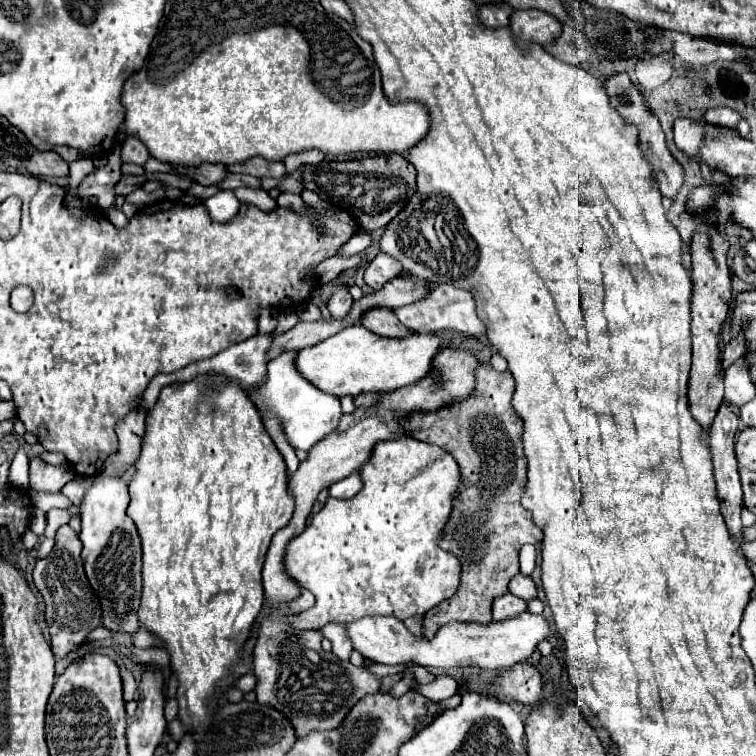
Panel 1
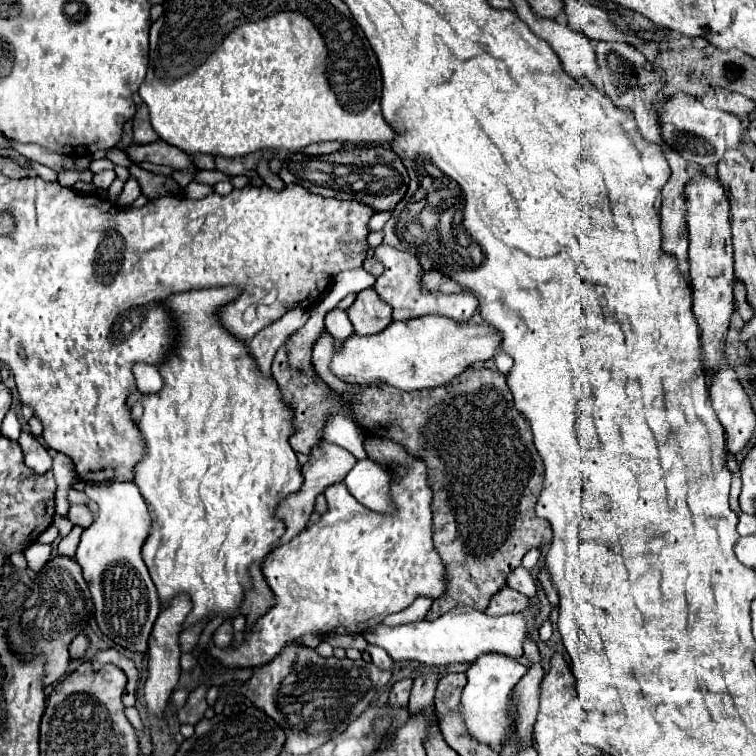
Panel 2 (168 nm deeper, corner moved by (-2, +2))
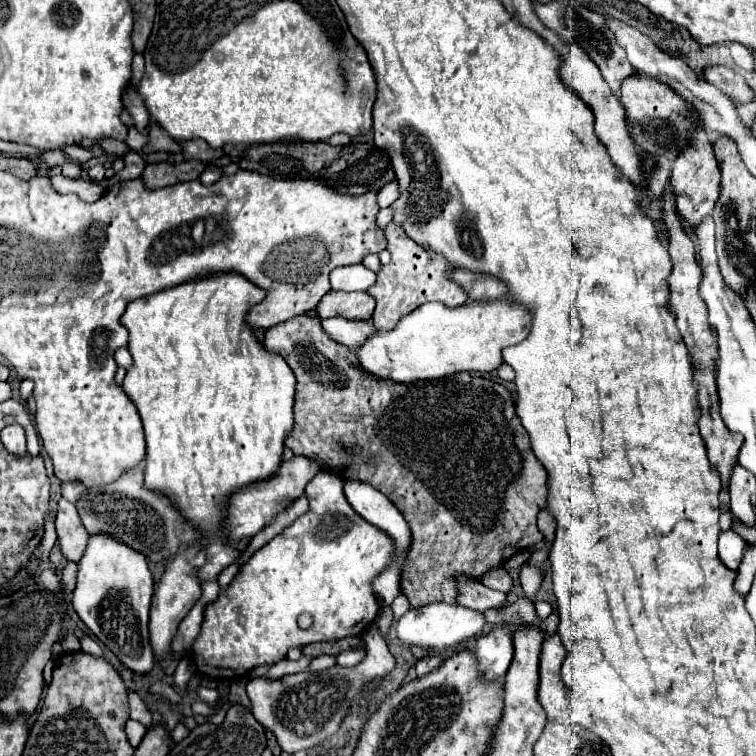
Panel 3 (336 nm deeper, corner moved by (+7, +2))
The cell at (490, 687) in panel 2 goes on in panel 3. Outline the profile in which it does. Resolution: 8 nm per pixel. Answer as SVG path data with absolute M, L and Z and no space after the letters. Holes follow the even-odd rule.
M498 627L482 635L476 643L476 655L480 673L484 673L486 679L502 681L514 655L512 631L508 627Z

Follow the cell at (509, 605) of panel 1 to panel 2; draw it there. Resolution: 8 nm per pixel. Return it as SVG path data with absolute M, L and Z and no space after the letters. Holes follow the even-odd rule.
M505 587L501 589L497 595L493 595L489 607L485 613L489 615L507 615L507 613L517 613L517 611L525 611L529 607L529 599L525 595L521 595L519 591Z

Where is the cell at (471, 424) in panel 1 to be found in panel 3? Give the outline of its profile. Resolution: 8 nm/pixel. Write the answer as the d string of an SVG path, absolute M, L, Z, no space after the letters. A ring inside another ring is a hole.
M310 315L292 317L286 323L270 327L264 335L264 345L266 345L266 349L280 353L296 375L294 429L284 439L284 445L288 449L292 449L294 455L314 459L324 471L330 471L344 481L362 481L362 483L372 485L374 489L382 491L396 505L396 509L404 515L404 519L412 531L412 545L408 551L404 573L400 577L400 591L408 597L410 607L420 607L420 605L428 605L428 603L436 603L436 601L444 601L444 603L454 605L456 603L456 587L454 587L456 575L468 575L472 579L478 579L486 571L490 571L494 567L502 567L512 555L516 555L524 549L534 549L534 547L538 547L538 543L544 541L544 535L540 533L540 529L536 525L536 515L546 505L548 473L546 473L544 465L536 459L536 455L532 453L528 433L522 427L522 423L514 411L512 395L508 393L508 389L504 385L500 385L492 379L470 375L470 373L456 373L450 377L434 379L434 381L414 381L408 385L406 383L394 383L390 379L378 379L358 365L358 357L352 349L346 349L344 345L330 339L322 329L320 319L314 319ZM430 489L432 489L434 499L436 499L436 511L432 515L430 515Z

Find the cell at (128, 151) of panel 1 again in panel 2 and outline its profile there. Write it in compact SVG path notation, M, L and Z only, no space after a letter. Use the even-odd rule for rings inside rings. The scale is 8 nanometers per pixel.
M141 105L133 117L133 143L147 145L153 141L157 141L157 135L149 125L149 111L145 109L145 105Z

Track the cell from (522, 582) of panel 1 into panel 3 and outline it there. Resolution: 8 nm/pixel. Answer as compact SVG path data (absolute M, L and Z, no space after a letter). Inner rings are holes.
M498 567L498 569L492 569L488 573L484 573L480 577L480 583L490 587L490 589L496 589L496 591L502 591L502 593L508 593L512 589L512 579L510 575L506 573L504 567Z

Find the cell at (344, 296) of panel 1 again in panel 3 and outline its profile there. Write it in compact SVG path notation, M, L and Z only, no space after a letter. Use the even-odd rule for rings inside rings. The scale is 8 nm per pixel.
M324 319L324 331L338 343L346 345L348 349L358 349L368 337L376 333L372 319L350 321L350 319Z

